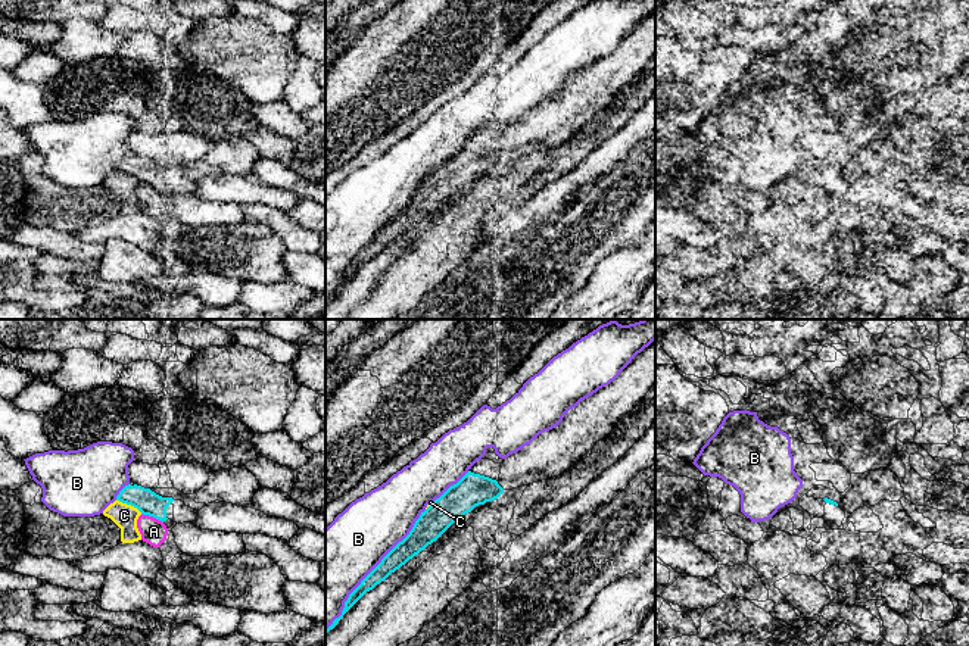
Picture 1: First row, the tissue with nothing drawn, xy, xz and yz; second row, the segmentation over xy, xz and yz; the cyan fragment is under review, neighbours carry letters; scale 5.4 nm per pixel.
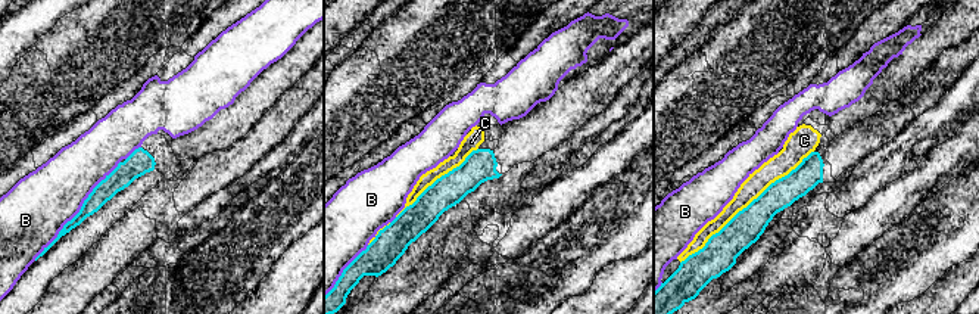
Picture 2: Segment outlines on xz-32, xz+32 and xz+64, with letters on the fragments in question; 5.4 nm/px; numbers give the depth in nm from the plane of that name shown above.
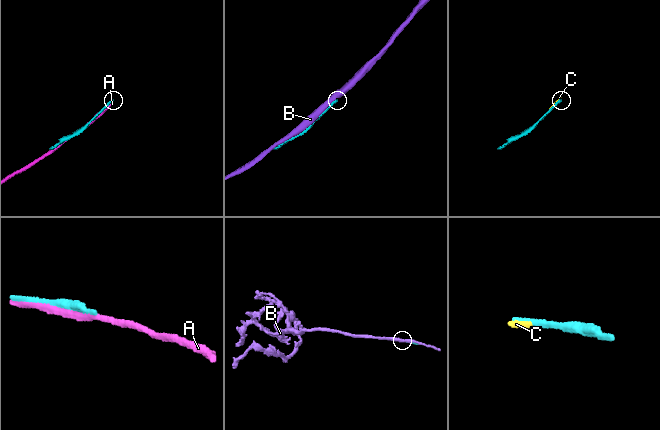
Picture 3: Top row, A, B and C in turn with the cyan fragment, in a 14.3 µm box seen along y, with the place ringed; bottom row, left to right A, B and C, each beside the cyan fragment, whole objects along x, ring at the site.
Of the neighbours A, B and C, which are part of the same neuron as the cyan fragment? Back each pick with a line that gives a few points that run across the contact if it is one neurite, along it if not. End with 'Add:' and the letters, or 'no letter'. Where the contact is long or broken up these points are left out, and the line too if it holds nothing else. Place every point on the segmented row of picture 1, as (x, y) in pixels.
Add: no letter

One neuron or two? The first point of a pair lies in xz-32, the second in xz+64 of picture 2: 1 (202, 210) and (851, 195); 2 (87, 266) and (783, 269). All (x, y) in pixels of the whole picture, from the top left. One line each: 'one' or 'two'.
1: two
2: two

